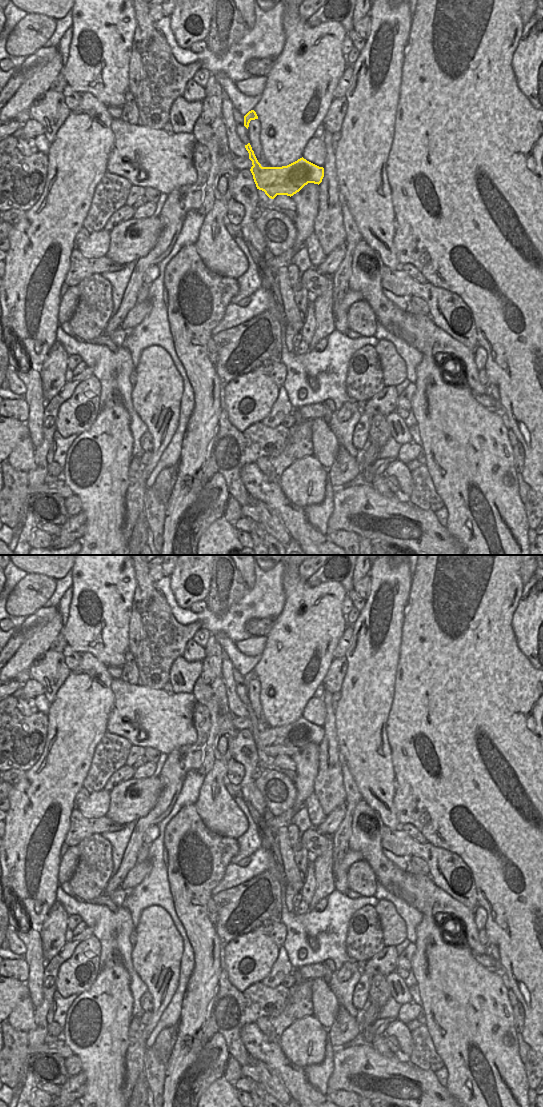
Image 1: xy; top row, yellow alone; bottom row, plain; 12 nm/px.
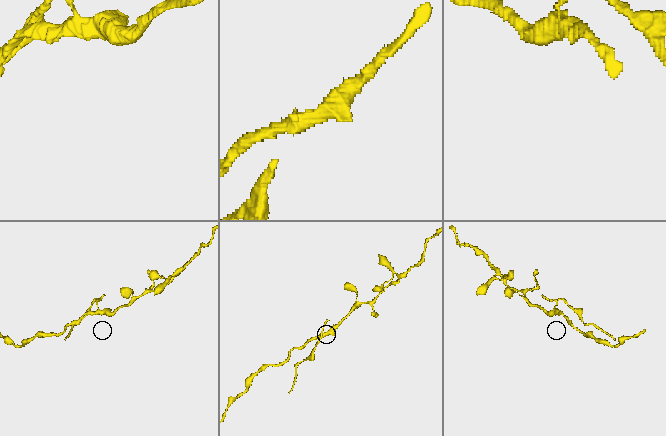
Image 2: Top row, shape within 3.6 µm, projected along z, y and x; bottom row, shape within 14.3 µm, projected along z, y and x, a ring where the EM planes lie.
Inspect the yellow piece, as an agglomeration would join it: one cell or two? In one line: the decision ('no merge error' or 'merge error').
merge error

